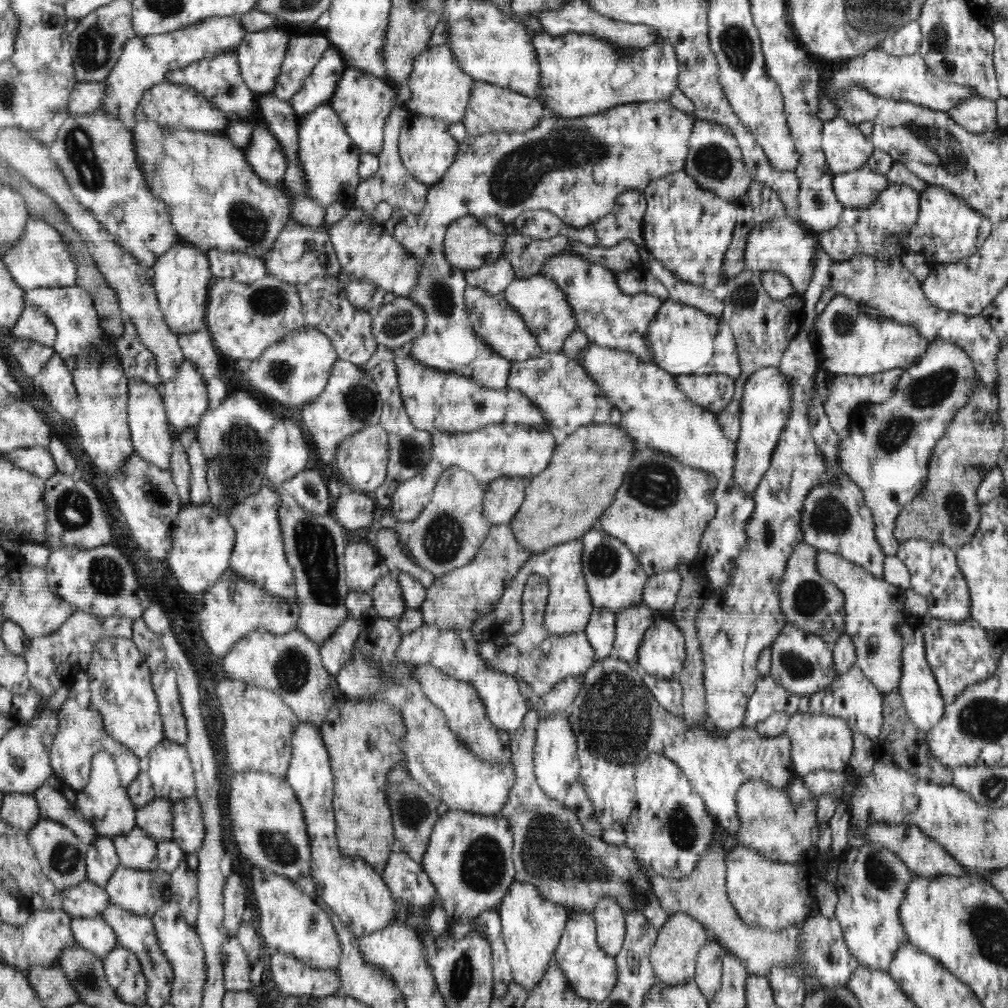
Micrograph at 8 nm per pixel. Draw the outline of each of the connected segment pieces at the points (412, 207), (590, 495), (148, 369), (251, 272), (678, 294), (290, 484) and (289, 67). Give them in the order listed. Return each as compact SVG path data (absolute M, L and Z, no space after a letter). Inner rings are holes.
M396 106L396 108L392 110L392 114L388 116L384 129L383 150L378 156L378 172L376 172L373 177L363 179L357 184L356 194L353 196L352 202L354 207L373 212L374 206L378 204L378 202L384 201L392 206L401 206L414 215L423 211L423 208L426 206L426 199L430 185L421 183L413 176L410 176L398 154L398 136L400 136L400 129L411 116L412 114L405 108L400 108L398 106Z
M621 423L584 424L568 434L556 444L548 468L530 479L526 487L526 498L510 524L519 543L532 554L540 553L591 531L614 502L612 496L623 484L638 447Z
M126 319L125 331L119 339L114 340L114 343L119 352L124 374L129 379L142 379L162 394L164 385L158 374L156 357L140 340L137 328L131 320Z
M210 248L207 252L211 274L216 279L236 280L252 284L258 282L266 274L264 260L238 252L220 251Z
M674 278L674 290L670 298L678 303L687 304L694 308L699 308L702 312L712 315L720 315L724 310L724 303L714 297L712 291L706 290L701 285L693 285L683 280Z
M302 470L287 479L283 489L289 493L304 510L316 515L328 515L332 498L329 486L316 470Z
M322 32L292 37L273 94L280 100L290 100L330 48L333 46Z

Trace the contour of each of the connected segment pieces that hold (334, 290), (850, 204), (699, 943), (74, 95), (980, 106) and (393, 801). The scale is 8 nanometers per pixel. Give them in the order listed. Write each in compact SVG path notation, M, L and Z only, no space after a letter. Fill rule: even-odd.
M338 278L312 279L307 283L298 283L300 300L303 303L305 324L317 328L331 340L339 359L364 366L380 348L372 332L374 313L356 308L347 299L346 281Z
M867 166L833 175L833 189L838 200L844 208L856 210L871 207L890 183L885 174L873 172Z
M676 913L669 917L663 928L657 931L657 942L649 960L657 980L666 985L682 985L695 978L699 951L711 940L711 934L702 923L690 915Z
M105 81L102 82L77 82L72 87L72 92L69 96L69 113L73 115L94 113L103 111L102 105L105 97L106 90Z
M974 96L948 113L956 124L970 132L982 133L999 128L997 105L993 100Z
M396 767L387 776L387 798L389 798L393 816L393 828L395 829L396 838L395 850L408 853L408 856L414 862L421 864L423 854L427 850L429 836L440 817L436 811L440 801L424 787L421 787L402 767Z

